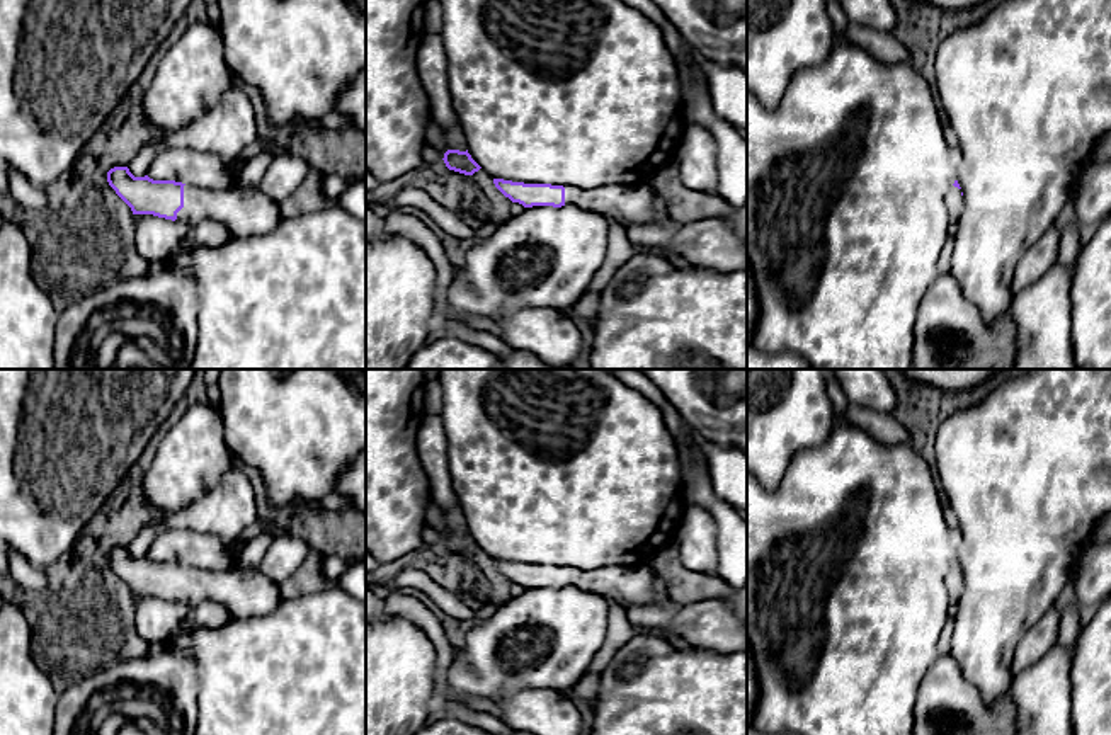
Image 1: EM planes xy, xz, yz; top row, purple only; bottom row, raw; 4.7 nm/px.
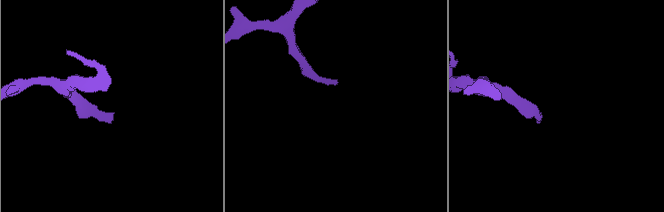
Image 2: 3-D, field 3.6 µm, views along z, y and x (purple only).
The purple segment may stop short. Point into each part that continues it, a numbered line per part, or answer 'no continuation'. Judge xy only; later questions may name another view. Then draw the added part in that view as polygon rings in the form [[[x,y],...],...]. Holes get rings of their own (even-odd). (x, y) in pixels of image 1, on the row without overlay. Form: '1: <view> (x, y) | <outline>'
1: xy (244, 592) | [[[185,565],[177,602],[197,606],[206,601],[223,604],[238,619],[269,616],[282,602],[277,584],[257,568],[226,567],[216,572]]]

